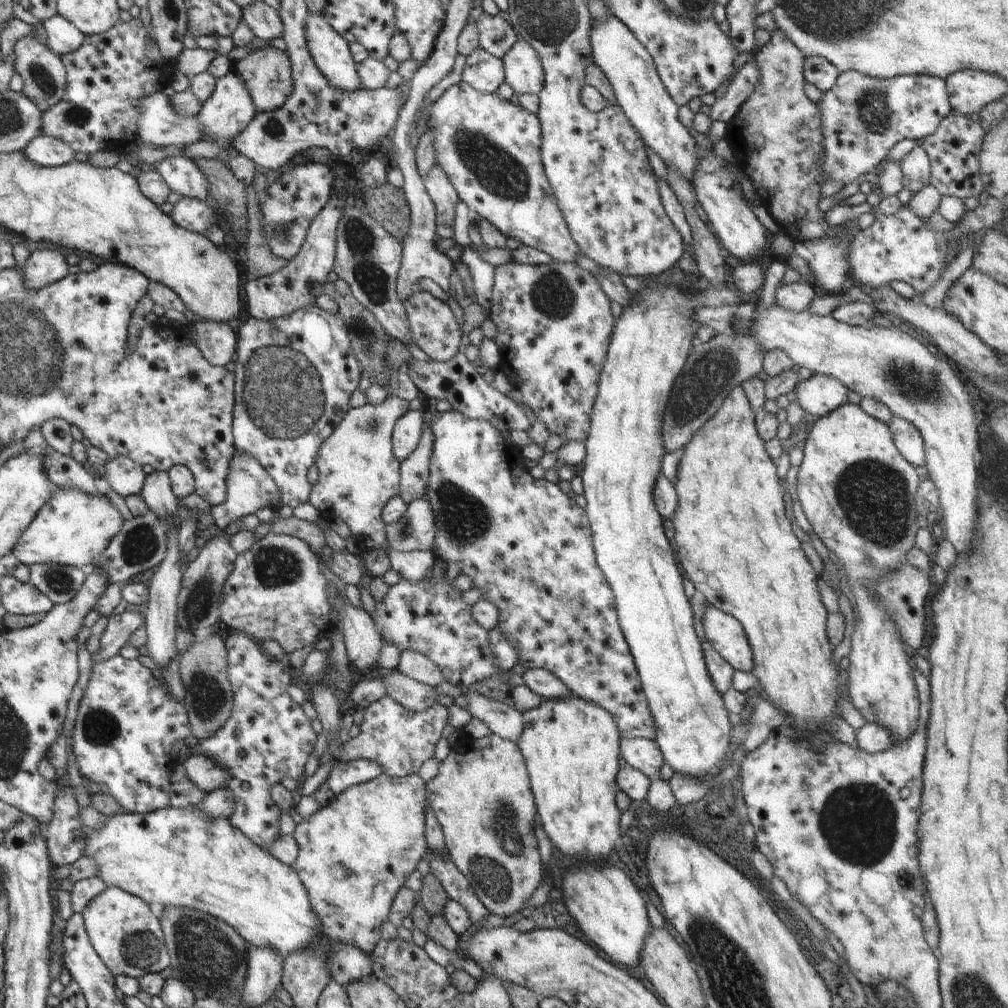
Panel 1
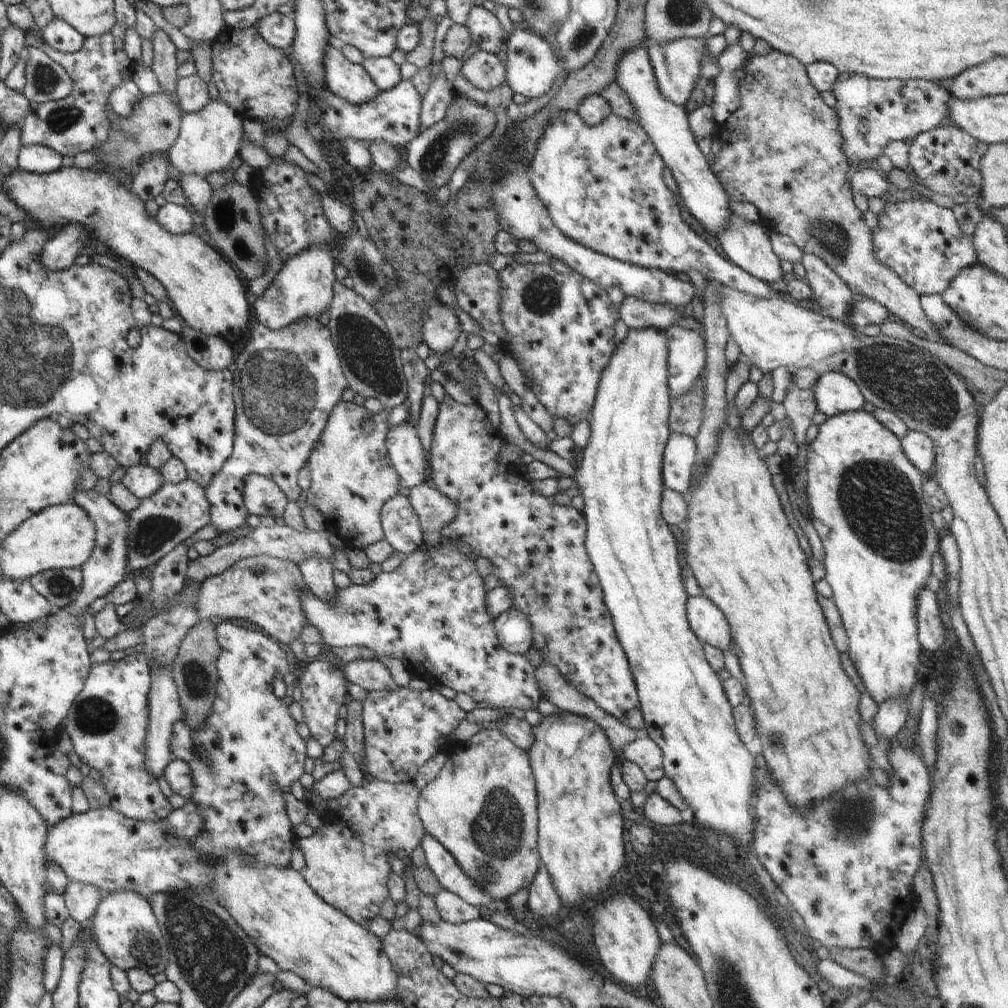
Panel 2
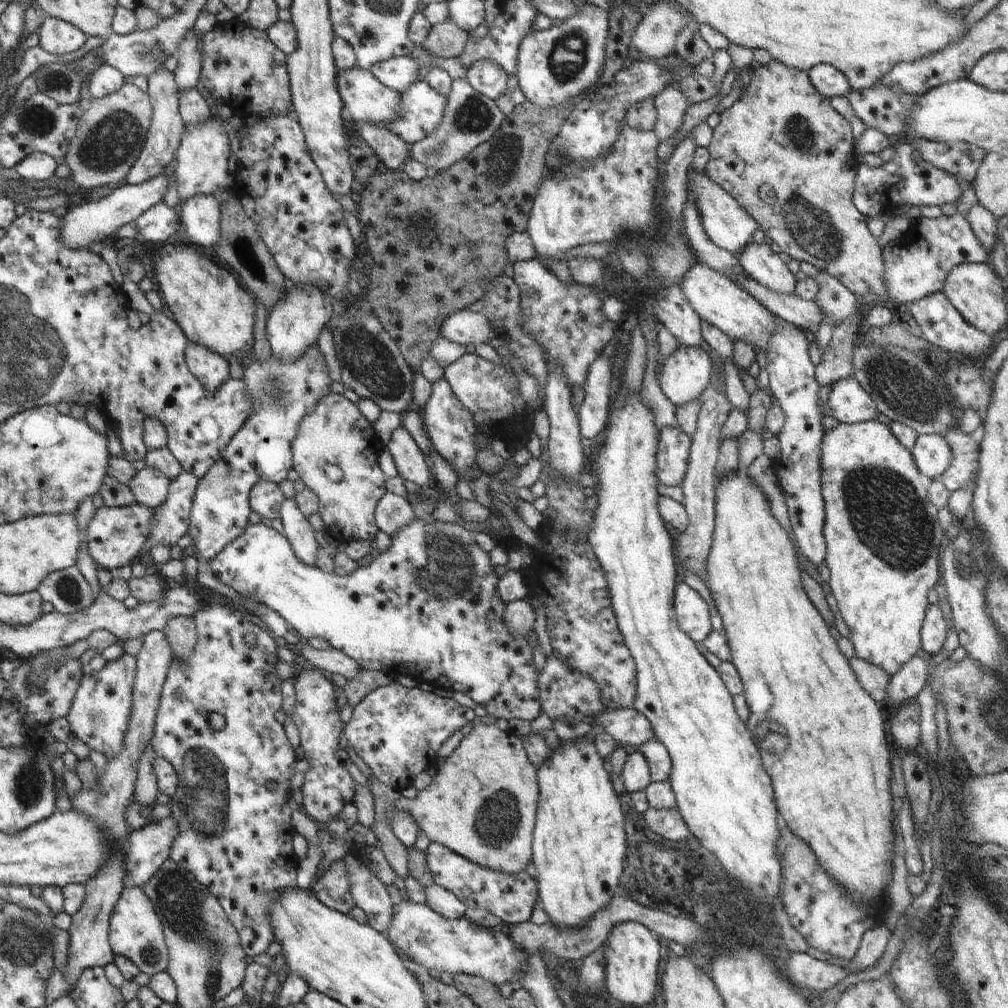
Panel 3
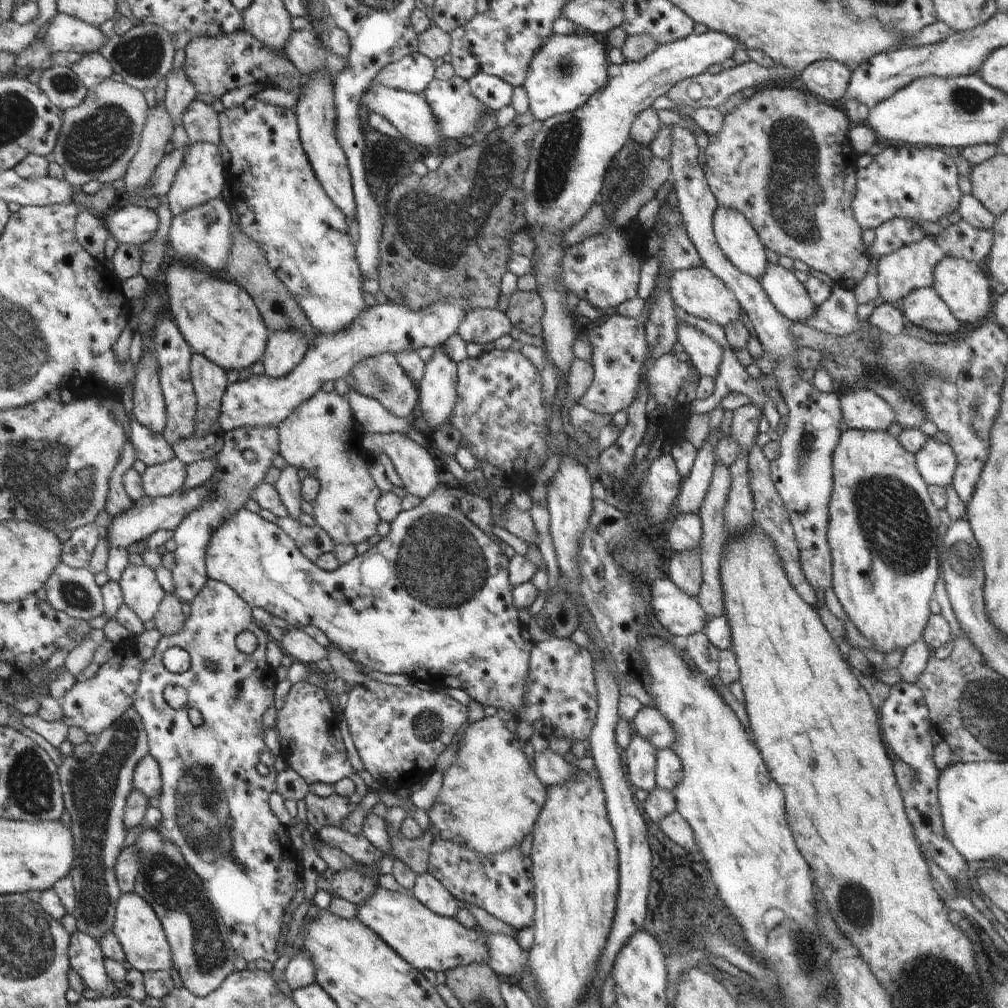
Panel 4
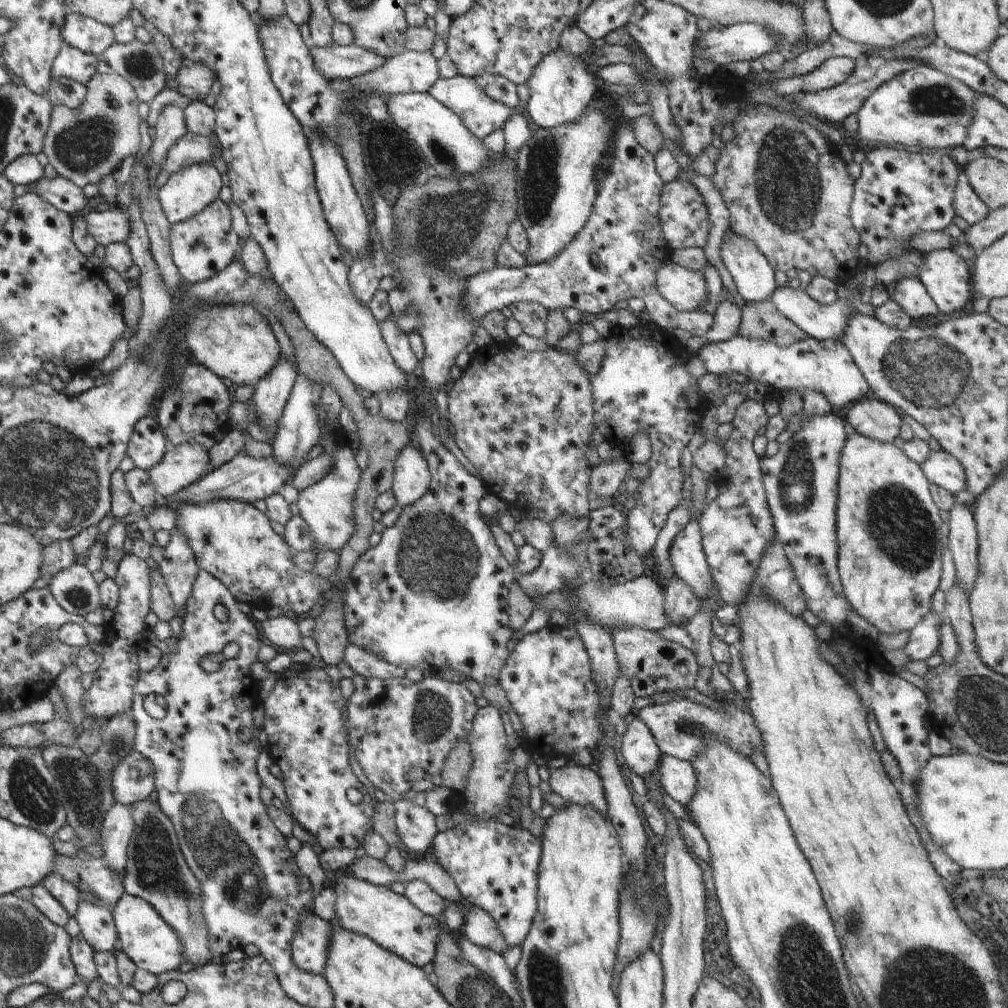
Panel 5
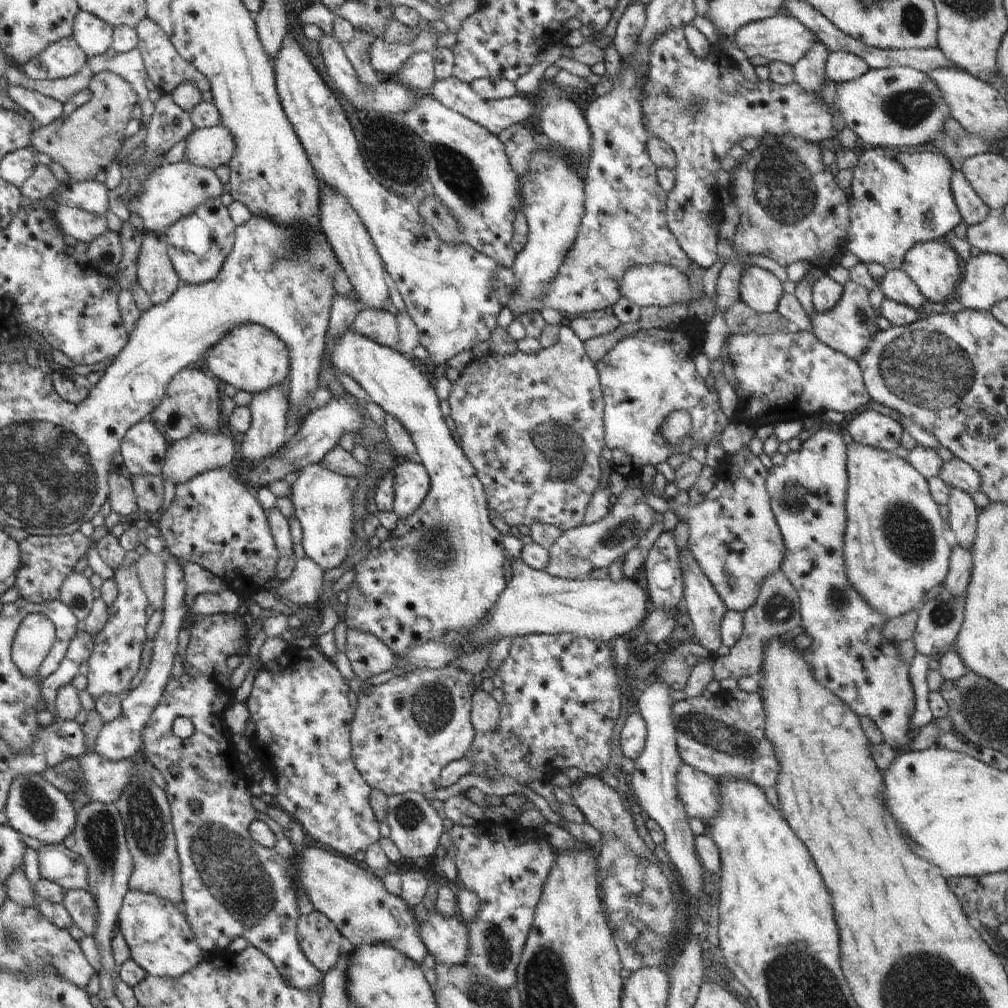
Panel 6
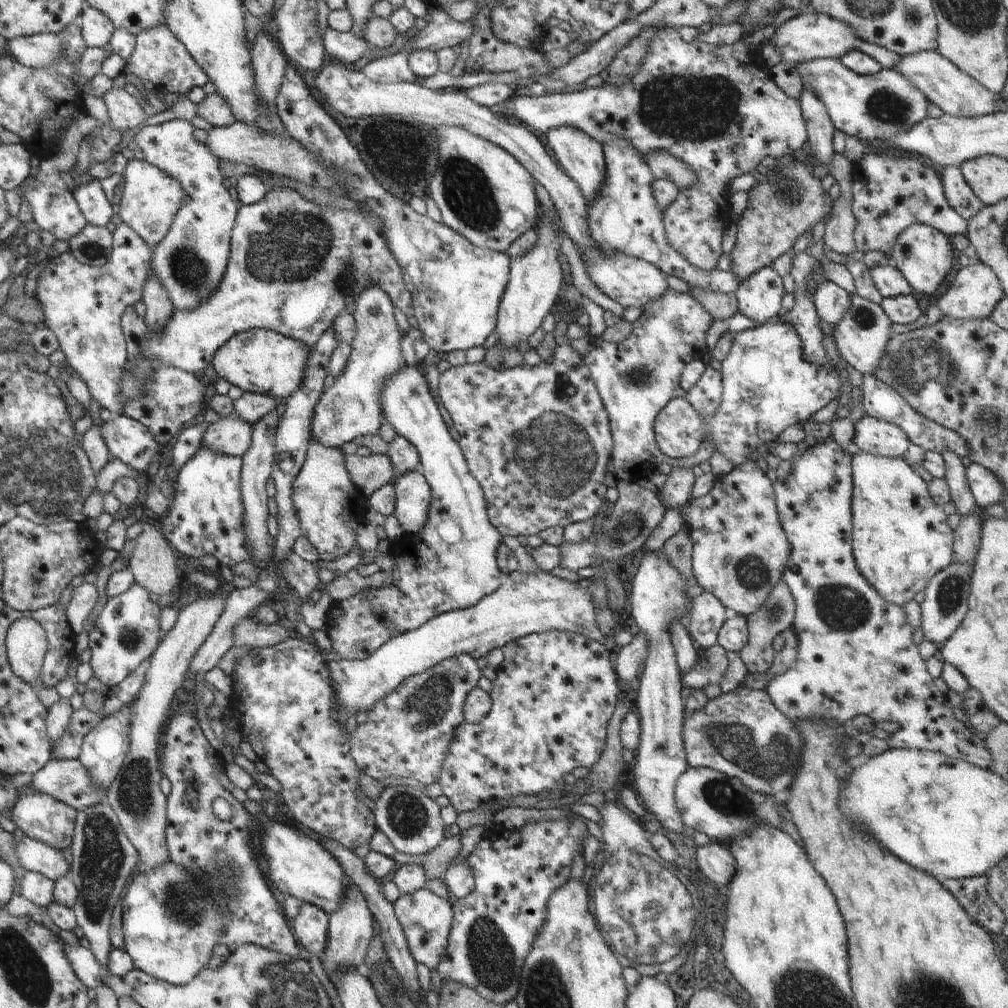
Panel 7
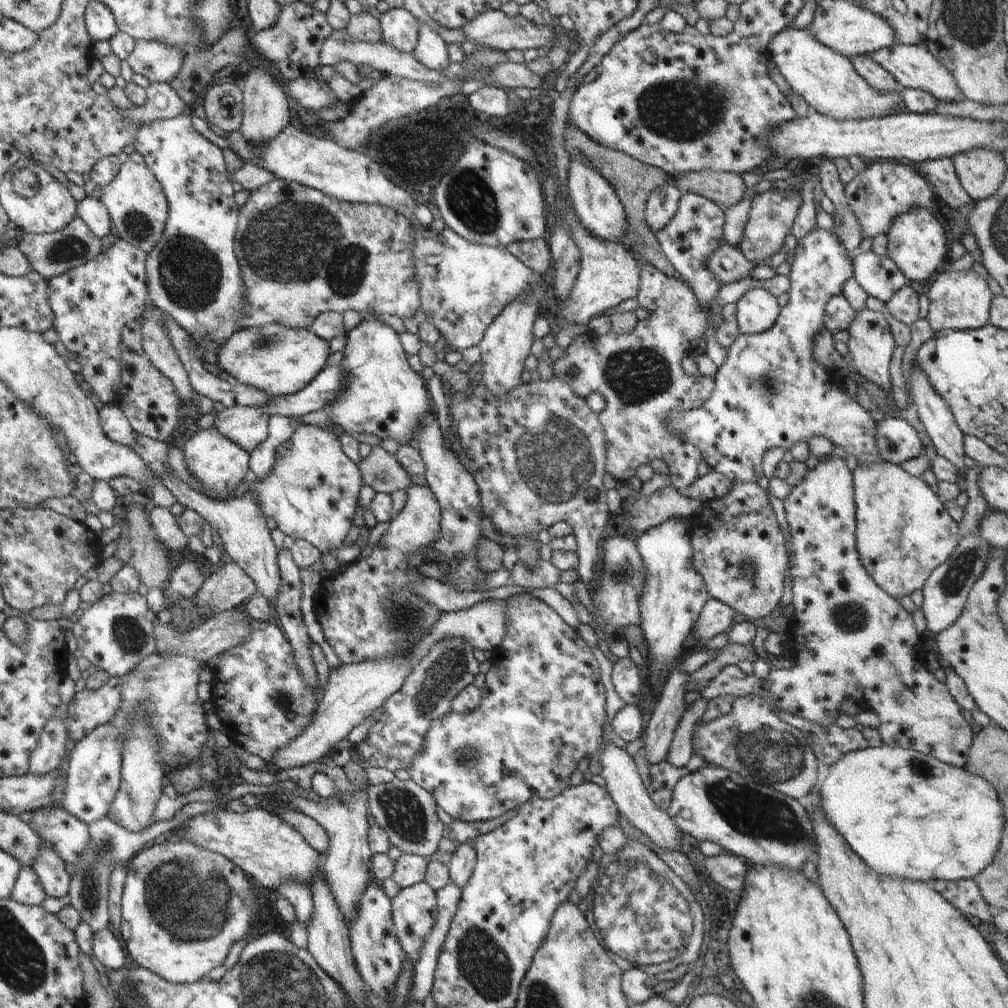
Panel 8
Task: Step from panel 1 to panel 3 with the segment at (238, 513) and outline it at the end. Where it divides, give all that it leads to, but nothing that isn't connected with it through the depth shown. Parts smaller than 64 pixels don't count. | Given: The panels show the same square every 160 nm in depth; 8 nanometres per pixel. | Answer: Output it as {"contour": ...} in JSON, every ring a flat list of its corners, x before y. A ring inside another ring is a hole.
{"contour":[[260,480,250,492,250,509,259,516,274,520,280,517,280,508,284,501,282,490,271,481]]}

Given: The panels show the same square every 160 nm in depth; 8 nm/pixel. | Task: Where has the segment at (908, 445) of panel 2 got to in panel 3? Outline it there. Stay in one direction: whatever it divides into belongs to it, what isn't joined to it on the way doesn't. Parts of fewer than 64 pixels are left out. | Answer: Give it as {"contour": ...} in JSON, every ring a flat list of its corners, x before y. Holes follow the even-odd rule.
{"contour":[[938,434,918,435,916,444,909,452,918,471,931,481,939,480,951,465,950,446,945,438]]}

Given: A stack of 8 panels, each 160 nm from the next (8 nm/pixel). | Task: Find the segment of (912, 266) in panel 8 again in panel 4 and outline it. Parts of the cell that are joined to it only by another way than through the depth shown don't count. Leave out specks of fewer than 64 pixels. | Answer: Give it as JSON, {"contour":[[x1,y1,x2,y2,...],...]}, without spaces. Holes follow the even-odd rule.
{"contour":[[954,256,942,258,934,266,932,288,942,298,949,312,964,326,976,327,985,318,990,318,992,307,993,283,983,264,967,262]]}

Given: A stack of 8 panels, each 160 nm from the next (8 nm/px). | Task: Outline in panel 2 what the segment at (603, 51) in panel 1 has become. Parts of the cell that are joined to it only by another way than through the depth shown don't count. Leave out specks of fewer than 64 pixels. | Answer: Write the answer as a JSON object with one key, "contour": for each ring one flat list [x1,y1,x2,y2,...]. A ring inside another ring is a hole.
{"contour":[[644,46,630,48,626,54,622,54,616,70,618,70,616,83,623,92,626,92,634,108,637,124,644,128,644,132,652,140,664,165,670,169,678,183,680,190,678,198,682,209,702,224,706,232,710,232,712,236,718,236,730,224,730,216,733,213,729,205,731,200,721,182,710,170,708,157,702,154,692,136,686,109,670,104,660,96,660,90,652,72,652,64]]}

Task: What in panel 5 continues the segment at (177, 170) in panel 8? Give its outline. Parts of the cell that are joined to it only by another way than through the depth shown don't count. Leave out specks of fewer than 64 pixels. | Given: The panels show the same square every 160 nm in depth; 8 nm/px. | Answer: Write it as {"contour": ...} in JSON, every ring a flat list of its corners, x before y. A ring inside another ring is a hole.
{"contour":[[222,200,212,204,193,218,176,223,170,228,172,261,186,282,211,280,238,256,243,240,232,227,229,206]]}

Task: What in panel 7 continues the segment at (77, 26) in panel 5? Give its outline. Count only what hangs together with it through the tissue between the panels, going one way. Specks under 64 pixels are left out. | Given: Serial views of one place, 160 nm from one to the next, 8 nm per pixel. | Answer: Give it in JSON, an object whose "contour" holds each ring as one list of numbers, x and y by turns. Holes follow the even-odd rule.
{"contour":[[85,4,77,20,87,47,106,46,116,30,110,19,98,9]]}

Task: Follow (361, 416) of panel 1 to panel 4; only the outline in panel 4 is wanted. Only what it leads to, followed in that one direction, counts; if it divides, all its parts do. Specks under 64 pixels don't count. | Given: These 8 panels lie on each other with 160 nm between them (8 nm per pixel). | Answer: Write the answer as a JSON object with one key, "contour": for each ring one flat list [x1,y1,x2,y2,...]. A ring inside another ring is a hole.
{"contour":[[337,391,326,393,316,392,306,402,302,402,294,412,278,426,279,454,288,464,306,470,320,482,320,489,316,498,312,500,312,518,316,525,330,536,334,544,360,544,377,534,377,525,380,522,376,513,375,504,382,496,372,476,366,468,366,460,370,454,362,445,362,432,353,425,355,419,350,412,350,404,346,397,340,396]]}

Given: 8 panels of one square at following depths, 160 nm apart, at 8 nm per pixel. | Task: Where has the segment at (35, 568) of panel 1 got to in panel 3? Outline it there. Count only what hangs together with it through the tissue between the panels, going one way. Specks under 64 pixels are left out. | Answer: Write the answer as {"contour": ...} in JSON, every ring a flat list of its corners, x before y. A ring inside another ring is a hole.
{"contour":[[76,567,64,568,46,576,37,592,42,601,50,602,55,612,62,615,90,608,96,600,90,584]]}

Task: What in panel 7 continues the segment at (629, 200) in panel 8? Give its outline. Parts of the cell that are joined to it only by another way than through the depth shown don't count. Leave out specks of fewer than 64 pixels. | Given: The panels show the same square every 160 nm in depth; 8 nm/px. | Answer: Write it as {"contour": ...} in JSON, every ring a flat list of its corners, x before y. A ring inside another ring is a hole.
{"contour":[[689,286,690,294,709,312,715,320,728,320,739,312,739,304,735,293,705,291]]}

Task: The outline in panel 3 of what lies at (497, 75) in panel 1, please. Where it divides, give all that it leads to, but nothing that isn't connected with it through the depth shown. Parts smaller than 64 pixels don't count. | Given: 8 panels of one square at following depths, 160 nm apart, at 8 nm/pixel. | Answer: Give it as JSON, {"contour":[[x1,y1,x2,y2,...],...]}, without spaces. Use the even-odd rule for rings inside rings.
{"contour":[[478,60,470,66,466,76,468,83,483,96,496,100,509,92,508,74,494,62]]}

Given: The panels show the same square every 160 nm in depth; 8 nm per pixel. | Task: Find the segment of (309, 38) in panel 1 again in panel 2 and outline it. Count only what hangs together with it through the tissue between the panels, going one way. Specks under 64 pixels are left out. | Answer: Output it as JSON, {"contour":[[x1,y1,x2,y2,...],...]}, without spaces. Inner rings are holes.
{"contour":[[327,40,326,52,324,52,324,78,326,78,326,87,332,94,336,94,338,98,350,104,362,105,374,100,382,90,374,84,374,80,370,74,358,64,349,62,346,57,342,56,342,52,338,50,334,40]]}

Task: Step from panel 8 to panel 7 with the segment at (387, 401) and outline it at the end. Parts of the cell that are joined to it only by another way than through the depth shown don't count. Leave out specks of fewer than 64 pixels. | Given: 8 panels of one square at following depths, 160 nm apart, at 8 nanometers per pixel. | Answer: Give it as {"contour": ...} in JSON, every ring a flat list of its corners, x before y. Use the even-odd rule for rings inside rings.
{"contour":[[366,287,355,298,353,313,357,324,351,354,345,370,318,399,311,418,311,436,321,445,340,449,357,436,377,433,384,418,381,407,381,388,392,373,401,371,405,364,401,353,402,330,394,319,394,305,390,297,377,287]]}

